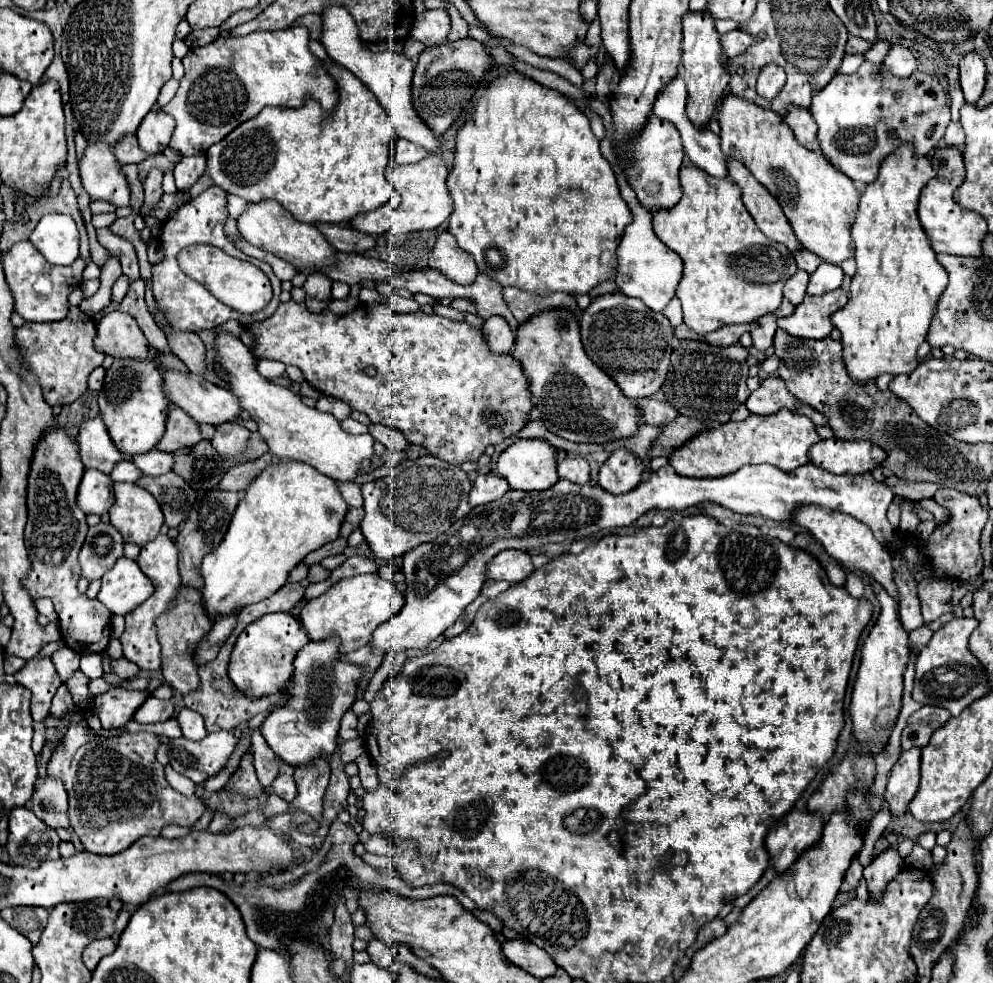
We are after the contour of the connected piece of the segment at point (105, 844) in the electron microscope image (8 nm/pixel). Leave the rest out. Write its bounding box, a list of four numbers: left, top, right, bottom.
[48,719,204,855]

